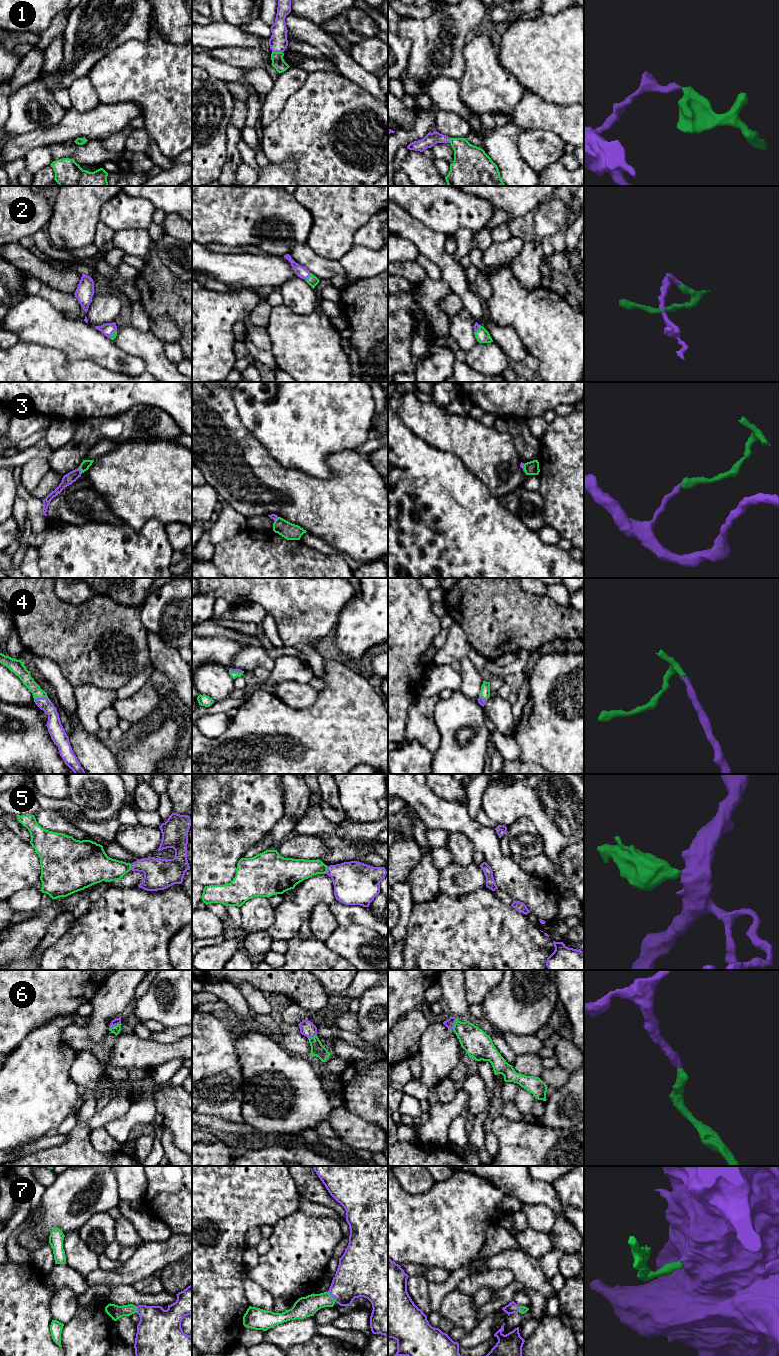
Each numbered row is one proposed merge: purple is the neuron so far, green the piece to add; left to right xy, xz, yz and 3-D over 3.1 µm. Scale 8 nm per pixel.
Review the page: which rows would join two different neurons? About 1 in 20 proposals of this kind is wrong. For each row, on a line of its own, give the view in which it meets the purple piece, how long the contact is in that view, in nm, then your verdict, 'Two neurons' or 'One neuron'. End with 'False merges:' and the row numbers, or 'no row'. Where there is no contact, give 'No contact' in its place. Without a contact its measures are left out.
1: Touches purple in xz. Shared border 90 nm. One neuron
2: Touches purple in xz. Shared border 70 nm. One neuron
3: Touches purple in xy. Shared border 70 nm. Two neurons
4: Touches purple in xy. Shared border 140 nm. One neuron
5: Touches purple in xz. Shared border 70 nm. One neuron
6: Touches purple in xy. Shared border 110 nm. One neuron
7: Touches purple in xz. Shared border 110 nm. One neuron
False merges: 3

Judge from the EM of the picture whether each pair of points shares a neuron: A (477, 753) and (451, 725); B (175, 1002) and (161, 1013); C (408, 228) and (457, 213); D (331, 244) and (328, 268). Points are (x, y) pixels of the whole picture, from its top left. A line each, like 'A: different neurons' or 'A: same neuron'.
A: same neuron
B: same neuron
C: different neurons
D: different neurons

